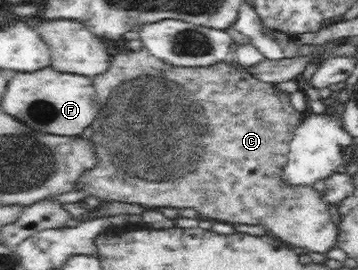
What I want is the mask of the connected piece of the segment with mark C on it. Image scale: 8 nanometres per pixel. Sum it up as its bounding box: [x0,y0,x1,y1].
[79,48,340,253]

